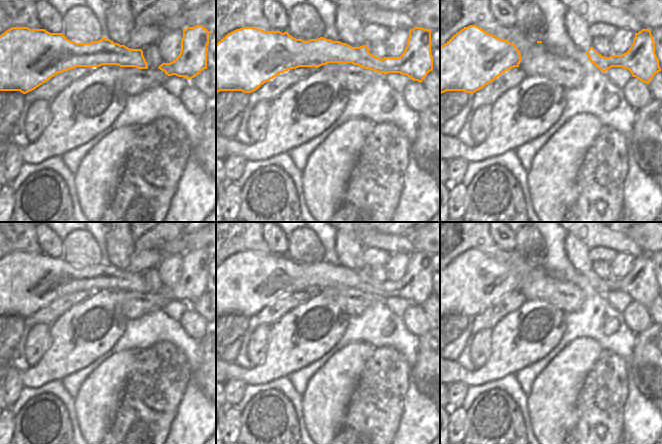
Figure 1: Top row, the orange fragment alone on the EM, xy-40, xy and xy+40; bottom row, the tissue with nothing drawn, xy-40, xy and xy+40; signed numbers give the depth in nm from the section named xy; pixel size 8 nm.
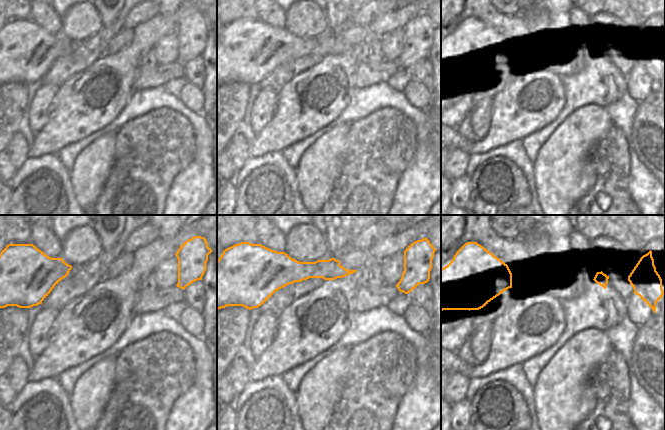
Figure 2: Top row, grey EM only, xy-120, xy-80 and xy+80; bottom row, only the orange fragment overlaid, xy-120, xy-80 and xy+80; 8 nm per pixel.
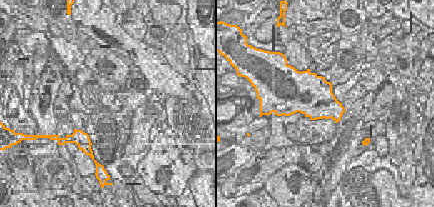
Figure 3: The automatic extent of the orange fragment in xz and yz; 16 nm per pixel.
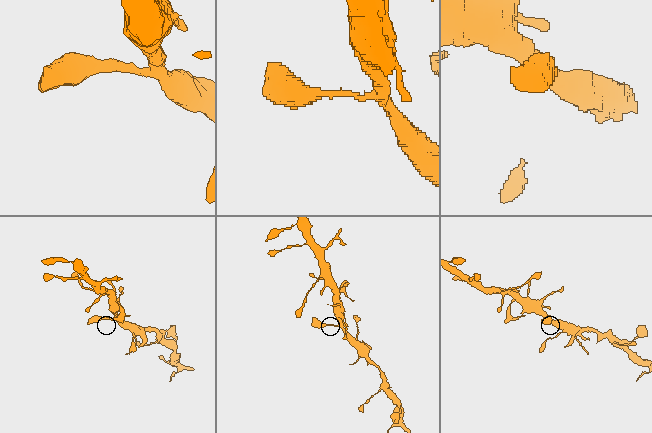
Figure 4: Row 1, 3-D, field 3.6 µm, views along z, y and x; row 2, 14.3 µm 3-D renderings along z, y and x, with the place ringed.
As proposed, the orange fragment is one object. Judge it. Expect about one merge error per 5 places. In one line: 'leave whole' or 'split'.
leave whole

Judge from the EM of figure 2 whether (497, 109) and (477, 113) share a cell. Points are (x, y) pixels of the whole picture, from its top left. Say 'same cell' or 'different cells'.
different cells

